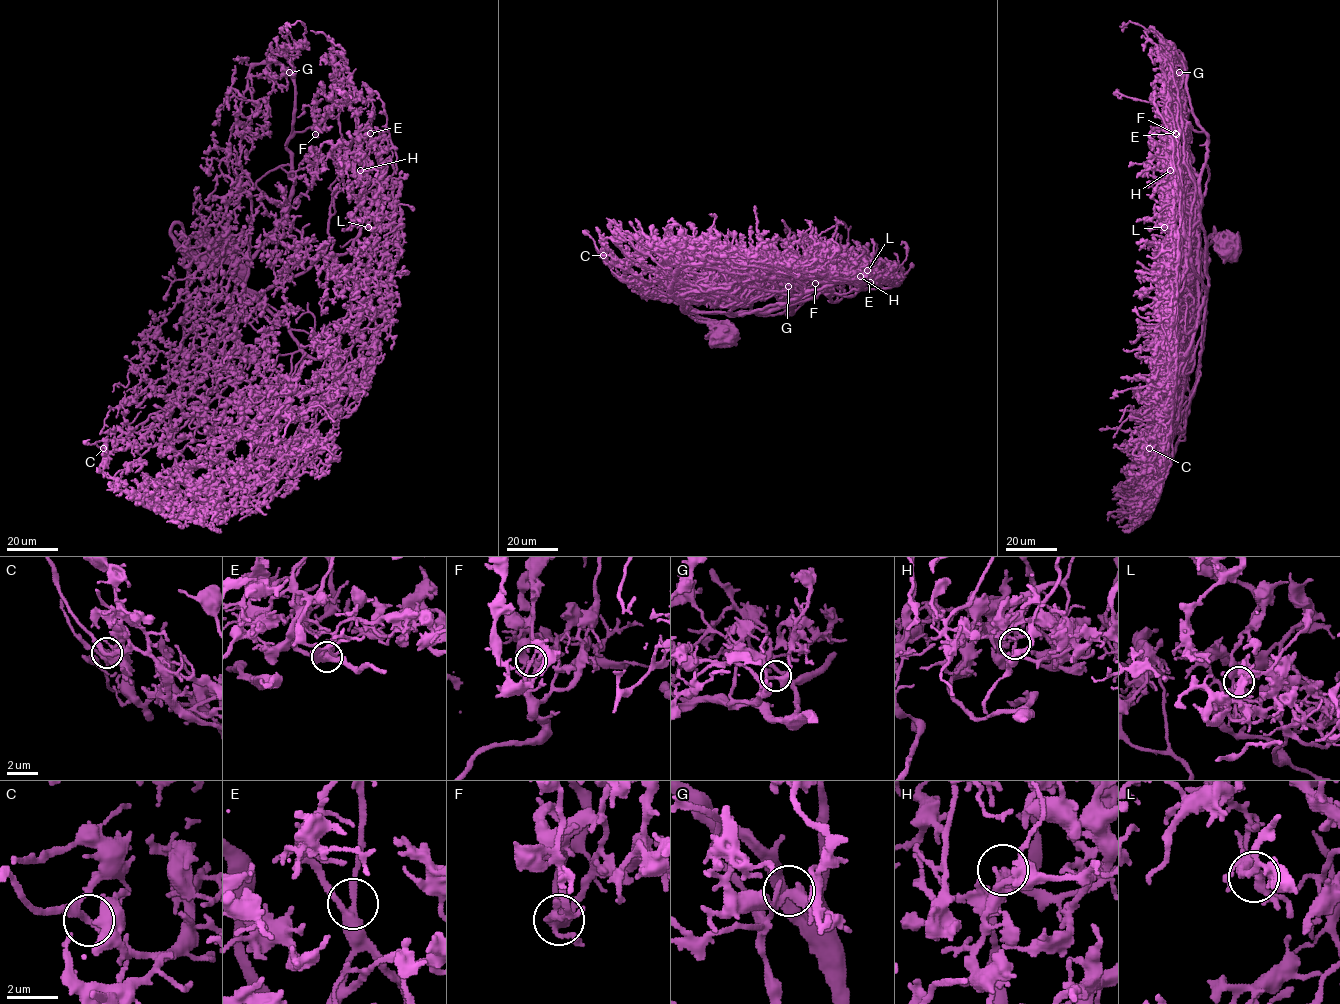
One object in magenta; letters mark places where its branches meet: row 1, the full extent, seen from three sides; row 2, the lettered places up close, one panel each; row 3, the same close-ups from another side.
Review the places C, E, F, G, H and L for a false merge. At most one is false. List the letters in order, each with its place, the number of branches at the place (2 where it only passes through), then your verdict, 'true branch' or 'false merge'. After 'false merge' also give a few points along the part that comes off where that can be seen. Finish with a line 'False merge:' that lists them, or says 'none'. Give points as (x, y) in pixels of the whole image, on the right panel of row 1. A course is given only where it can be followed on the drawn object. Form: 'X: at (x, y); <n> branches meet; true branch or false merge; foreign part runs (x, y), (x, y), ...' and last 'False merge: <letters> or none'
C: at (1149, 448); 3 branches meet; true branch
E: at (1175, 133); 3 branches meet; true branch
F: at (1176, 134); 3 branches meet; true branch
G: at (1179, 72); 3 branches meet; true branch
H: at (1170, 170); 3 branches meet; true branch
L: at (1164, 227); 3 branches meet; true branch
False merge: none

